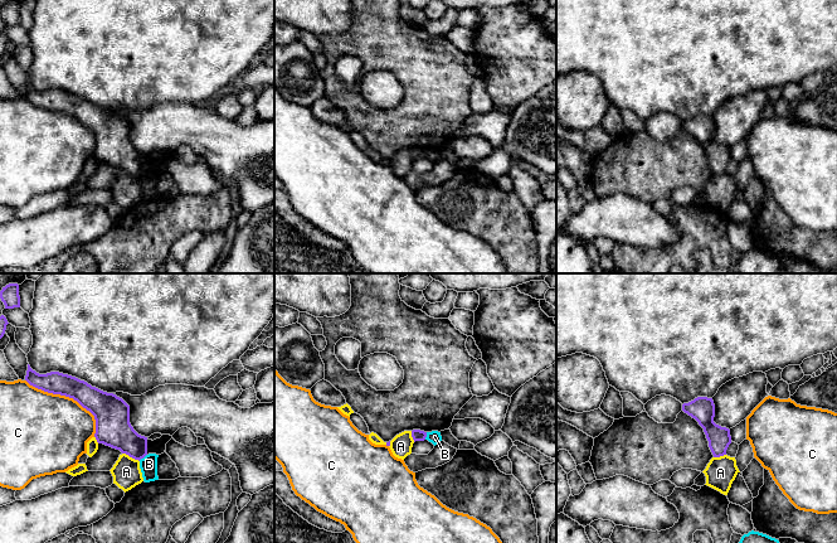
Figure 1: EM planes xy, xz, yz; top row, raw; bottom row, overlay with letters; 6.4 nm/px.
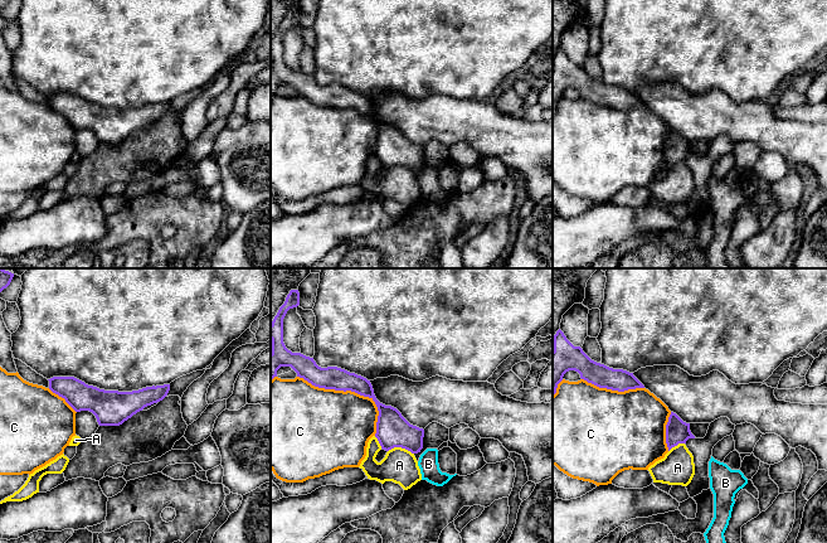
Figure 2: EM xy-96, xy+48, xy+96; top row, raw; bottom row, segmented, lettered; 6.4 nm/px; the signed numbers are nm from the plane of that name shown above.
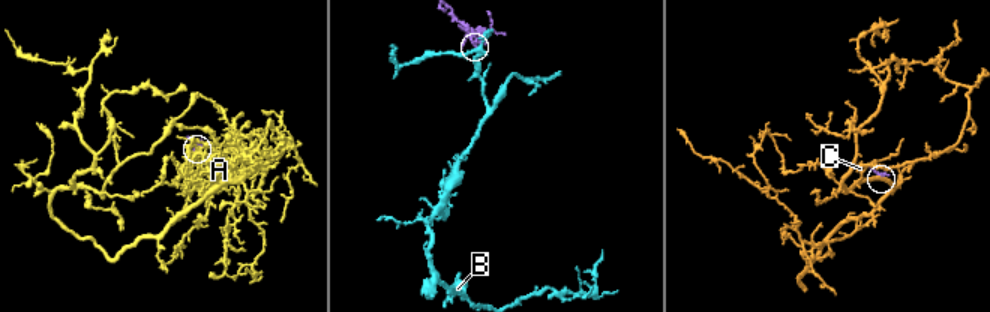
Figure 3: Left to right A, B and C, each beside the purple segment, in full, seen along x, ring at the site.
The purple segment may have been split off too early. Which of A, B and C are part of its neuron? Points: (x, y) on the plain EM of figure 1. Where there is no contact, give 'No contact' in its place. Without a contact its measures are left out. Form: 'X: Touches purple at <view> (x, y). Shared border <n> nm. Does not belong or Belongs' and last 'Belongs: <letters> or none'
A: Touches purple at xy (131, 174). Shared border 130 nm. Does not belong
B: Touches purple at xy (142, 175). Shared border 70 nm. Does not belong
C: Touches purple at xy (69, 115). Shared border 600 nm. Does not belong
Belongs: none

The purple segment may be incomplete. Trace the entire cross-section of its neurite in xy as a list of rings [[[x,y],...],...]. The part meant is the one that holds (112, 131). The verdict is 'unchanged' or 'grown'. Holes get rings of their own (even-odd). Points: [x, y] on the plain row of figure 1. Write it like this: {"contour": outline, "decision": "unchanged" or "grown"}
{"contour": [[[29,82],[25,98],[44,110],[73,116],[89,129],[96,137],[94,155],[98,161],[120,168],[138,179],[147,173],[147,155],[138,152],[131,144],[130,123],[122,116],[68,92],[39,92]]], "decision": "unchanged"}

